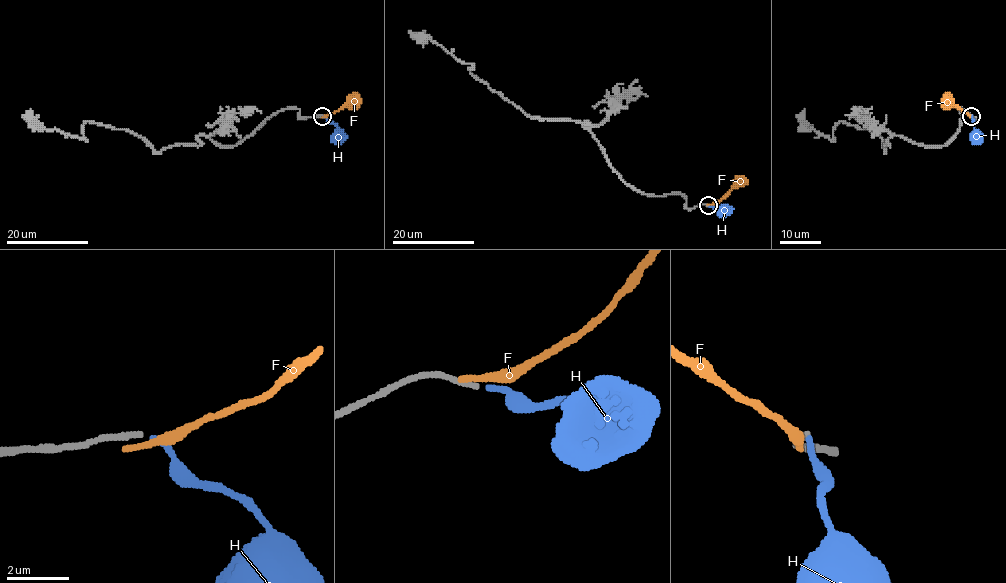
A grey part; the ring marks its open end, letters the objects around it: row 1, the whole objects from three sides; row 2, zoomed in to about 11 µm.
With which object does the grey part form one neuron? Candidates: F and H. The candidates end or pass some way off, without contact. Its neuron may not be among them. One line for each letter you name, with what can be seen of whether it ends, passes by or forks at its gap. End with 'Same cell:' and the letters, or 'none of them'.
H: it ends there
Same cell: H

